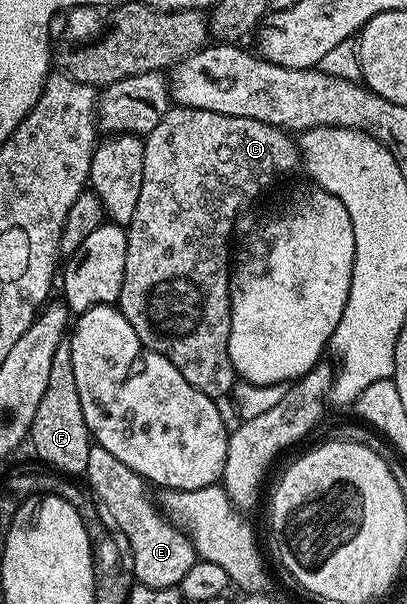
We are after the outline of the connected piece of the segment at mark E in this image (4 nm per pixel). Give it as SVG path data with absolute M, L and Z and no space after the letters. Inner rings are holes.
M93 446L90 450L83 475L88 479L87 487L103 515L114 528L116 523L117 533L120 531L124 535L123 543L130 553L133 577L139 583L155 588L179 586L182 578L186 578L186 570L196 564L198 557L191 538L164 515L154 496L148 493L150 488L144 477L130 470L126 462L118 462L110 450L99 446Z

